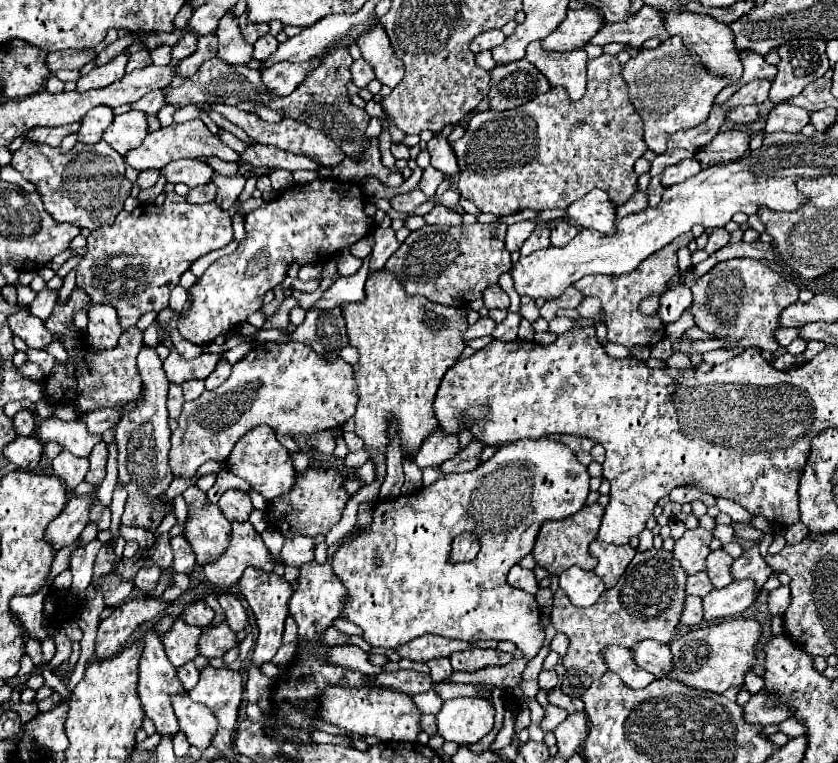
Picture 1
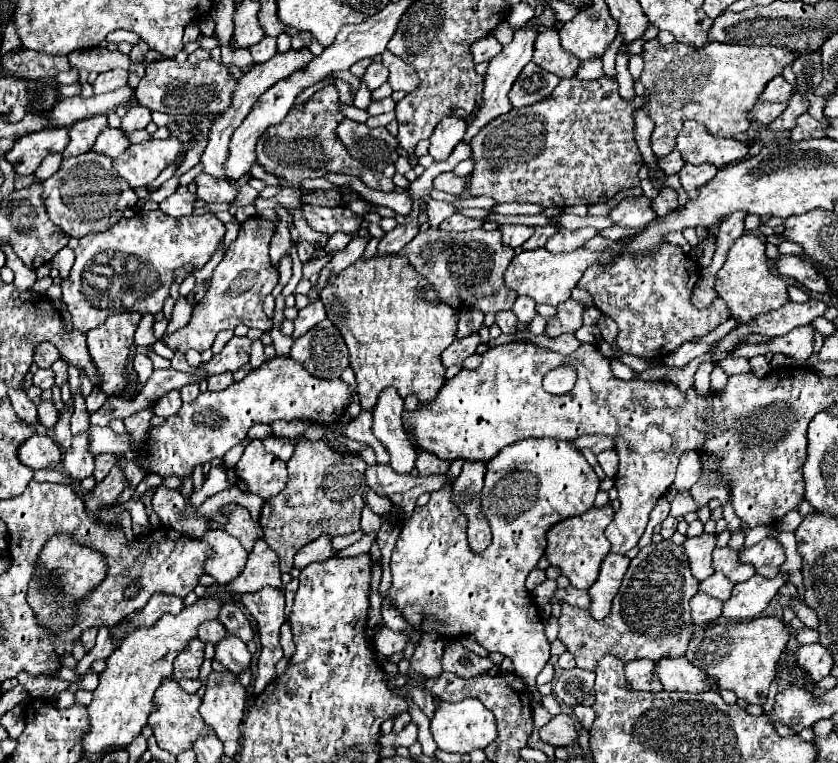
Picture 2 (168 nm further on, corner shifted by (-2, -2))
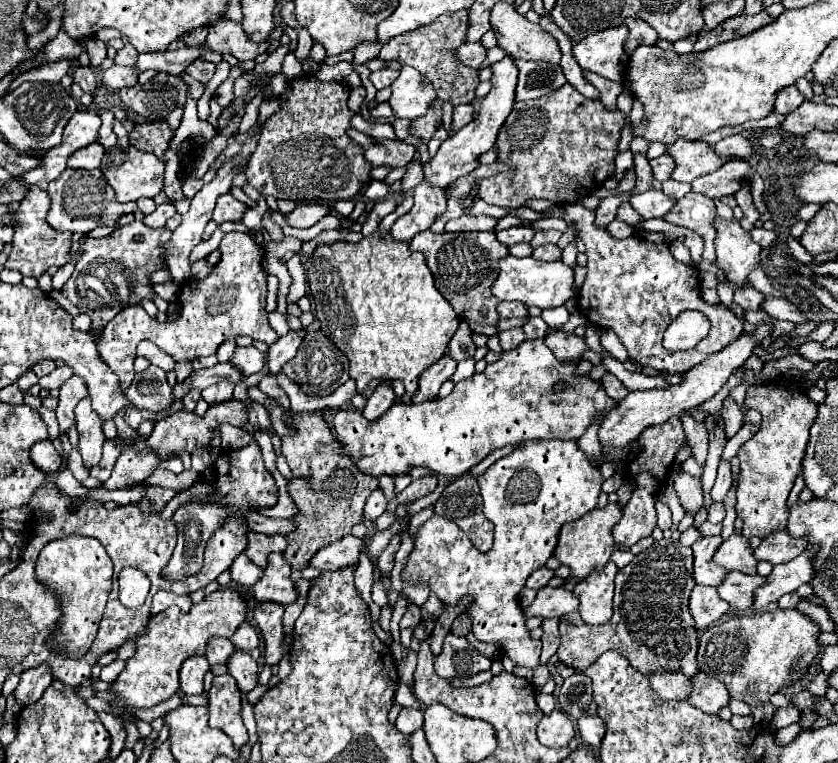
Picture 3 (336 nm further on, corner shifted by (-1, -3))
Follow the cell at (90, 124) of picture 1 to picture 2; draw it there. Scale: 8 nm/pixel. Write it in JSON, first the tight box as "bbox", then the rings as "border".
{"bbox":[61,115,107,159],"border":[[[95,115],[95,117],[83,119],[79,123],[73,123],[69,127],[69,143],[67,143],[65,151],[61,153],[63,159],[87,153],[89,147],[91,147],[91,143],[95,143],[97,135],[103,129],[107,129],[107,117],[105,115]]]}

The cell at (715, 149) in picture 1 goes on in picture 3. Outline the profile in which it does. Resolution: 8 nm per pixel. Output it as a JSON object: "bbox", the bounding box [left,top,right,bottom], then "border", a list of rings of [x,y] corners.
{"bbox":[668,138,730,182],"border":[[[678,138],[670,148],[668,154],[676,160],[676,170],[672,180],[678,182],[692,182],[698,176],[718,170],[722,164],[730,160],[730,156],[720,156],[712,144],[704,140],[686,140]]]}

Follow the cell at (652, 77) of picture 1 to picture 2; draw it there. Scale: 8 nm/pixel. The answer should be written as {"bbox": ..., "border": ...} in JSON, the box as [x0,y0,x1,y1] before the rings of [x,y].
{"bbox":[641,39,799,157],"border":[[[649,39],[643,43],[641,57],[645,61],[645,69],[641,75],[641,83],[647,91],[649,109],[647,115],[653,119],[655,129],[651,135],[651,149],[657,157],[665,157],[675,149],[675,137],[681,131],[683,123],[693,119],[705,125],[709,131],[721,137],[735,137],[751,127],[747,113],[763,93],[763,87],[781,71],[795,63],[799,51],[787,51],[787,47],[743,47],[743,45],[725,45],[725,43],[705,43],[703,47],[693,47],[685,43],[673,43],[663,47],[657,39]]]}

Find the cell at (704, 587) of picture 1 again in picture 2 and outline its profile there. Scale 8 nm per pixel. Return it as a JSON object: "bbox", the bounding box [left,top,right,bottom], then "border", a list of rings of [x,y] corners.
{"bbox":[699,573,735,601],"border":[[[713,573],[707,581],[699,583],[699,591],[705,591],[721,601],[727,601],[731,597],[733,587],[735,587],[735,583],[731,583],[723,573]]]}

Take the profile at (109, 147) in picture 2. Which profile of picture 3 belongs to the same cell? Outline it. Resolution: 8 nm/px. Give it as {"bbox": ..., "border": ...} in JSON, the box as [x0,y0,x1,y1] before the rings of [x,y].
{"bbox":[68,142,106,170],"border":[[[92,142],[86,148],[80,148],[78,152],[74,152],[74,156],[70,156],[70,164],[68,168],[84,168],[84,170],[94,170],[100,168],[102,156],[104,156],[106,148],[98,142]]]}

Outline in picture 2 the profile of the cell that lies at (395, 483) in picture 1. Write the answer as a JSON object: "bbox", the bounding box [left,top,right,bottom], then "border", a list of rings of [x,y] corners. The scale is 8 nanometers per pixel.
{"bbox":[371,387,417,473],"border":[[[395,387],[383,389],[383,395],[379,395],[379,401],[373,409],[371,431],[387,447],[391,455],[391,467],[397,473],[411,473],[415,467],[417,453],[403,431],[401,413],[403,413],[403,397],[395,391]]]}

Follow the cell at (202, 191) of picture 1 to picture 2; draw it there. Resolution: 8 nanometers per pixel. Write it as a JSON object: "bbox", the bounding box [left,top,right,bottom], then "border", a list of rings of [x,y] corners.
{"bbox":[159,191,195,217],"border":[[[183,191],[183,193],[173,193],[171,197],[167,197],[159,209],[165,213],[165,215],[171,215],[171,217],[183,217],[183,215],[191,215],[193,209],[195,209],[195,201],[193,201],[193,191]]]}

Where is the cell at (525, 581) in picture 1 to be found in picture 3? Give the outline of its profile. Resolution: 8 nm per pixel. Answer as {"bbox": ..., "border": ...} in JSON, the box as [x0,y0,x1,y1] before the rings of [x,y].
{"bbox":[526,568,554,590],"border":[[[538,568],[536,572],[530,574],[530,578],[526,580],[526,588],[534,588],[534,590],[540,590],[542,586],[548,584],[548,580],[554,576],[554,570],[548,570],[548,568]]]}

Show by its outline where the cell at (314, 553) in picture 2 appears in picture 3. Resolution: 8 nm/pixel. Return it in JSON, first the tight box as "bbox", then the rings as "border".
{"bbox":[310,534,364,570],"border":[[[348,534],[336,542],[320,548],[314,554],[314,558],[310,560],[310,566],[318,568],[318,570],[338,570],[338,568],[344,568],[350,564],[356,566],[362,544],[364,544],[362,538]]]}

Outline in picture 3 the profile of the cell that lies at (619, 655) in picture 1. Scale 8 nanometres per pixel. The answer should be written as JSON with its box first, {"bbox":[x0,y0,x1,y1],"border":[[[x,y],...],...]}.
{"bbox":[646,672,688,700],"border":[[[650,672],[646,678],[652,692],[662,700],[682,700],[688,696],[688,678],[680,672]]]}

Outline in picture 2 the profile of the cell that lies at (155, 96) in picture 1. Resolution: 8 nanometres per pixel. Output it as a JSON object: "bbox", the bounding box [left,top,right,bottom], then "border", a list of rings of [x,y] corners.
{"bbox":[121,105,151,131],"border":[[[135,105],[129,109],[129,113],[121,119],[121,129],[123,131],[137,131],[145,129],[147,123],[151,121],[151,111],[143,105]]]}

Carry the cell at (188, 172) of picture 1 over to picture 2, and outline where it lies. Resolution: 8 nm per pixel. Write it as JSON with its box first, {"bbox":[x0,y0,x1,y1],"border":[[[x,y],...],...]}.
{"bbox":[197,173,237,203],"border":[[[207,173],[197,177],[197,195],[205,203],[233,203],[237,191],[225,179],[215,179]]]}

